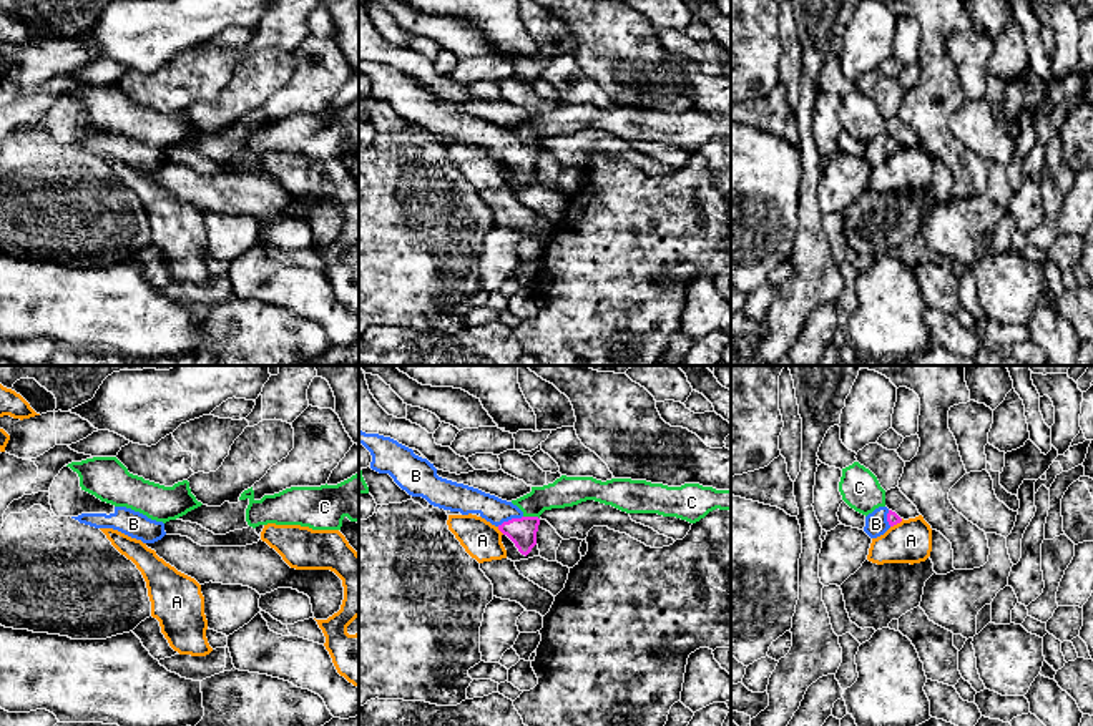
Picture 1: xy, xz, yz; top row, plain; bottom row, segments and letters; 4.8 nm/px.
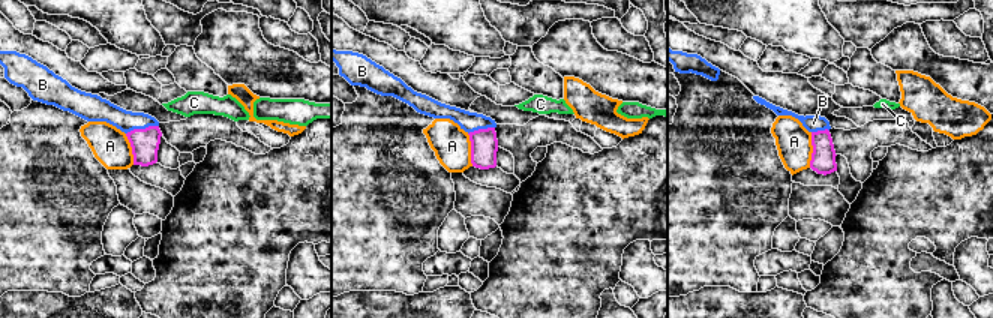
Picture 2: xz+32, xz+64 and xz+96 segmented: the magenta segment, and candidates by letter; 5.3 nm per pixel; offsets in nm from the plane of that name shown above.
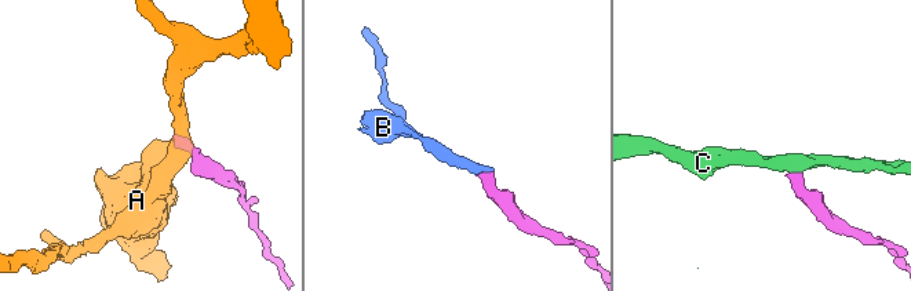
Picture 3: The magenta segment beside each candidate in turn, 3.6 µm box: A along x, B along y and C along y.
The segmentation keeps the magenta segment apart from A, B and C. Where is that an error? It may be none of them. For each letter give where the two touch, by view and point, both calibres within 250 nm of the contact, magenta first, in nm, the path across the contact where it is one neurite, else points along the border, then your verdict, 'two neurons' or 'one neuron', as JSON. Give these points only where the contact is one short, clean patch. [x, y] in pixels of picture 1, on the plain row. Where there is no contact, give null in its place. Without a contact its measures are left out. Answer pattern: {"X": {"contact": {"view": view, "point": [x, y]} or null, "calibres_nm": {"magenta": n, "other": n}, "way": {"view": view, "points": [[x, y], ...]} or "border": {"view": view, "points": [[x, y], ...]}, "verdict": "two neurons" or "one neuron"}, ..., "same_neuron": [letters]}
{"A": {"contact": {"view": "xz", "point": [500, 158]}, "calibres_nm": {"magenta": 140, "other": 190}, "border": {"view": "xz", "points": [[497, 155], [504, 161]]}, "verdict": "two neurons"}, "B": {"contact": {"view": "xz", "point": [509, 148]}, "calibres_nm": {"magenta": 140, "other": 140}, "way": {"view": "xz", "points": [[522, 160], [509, 148], [485, 132], [464, 127]]}, "verdict": "one neuron"}, "C": {"contact": {"view": "xz", "point": [532, 145]}, "calibres_nm": {"magenta": 140, "other": 140}, "border": {"view": "xz", "points": [[524, 143], [535, 143], [539, 147]]}, "verdict": "two neurons"}, "same_neuron": ["B"]}

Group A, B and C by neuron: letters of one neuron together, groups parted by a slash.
A / B / C

